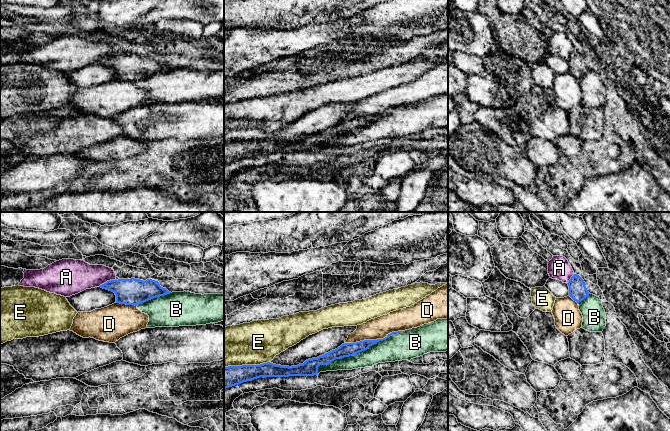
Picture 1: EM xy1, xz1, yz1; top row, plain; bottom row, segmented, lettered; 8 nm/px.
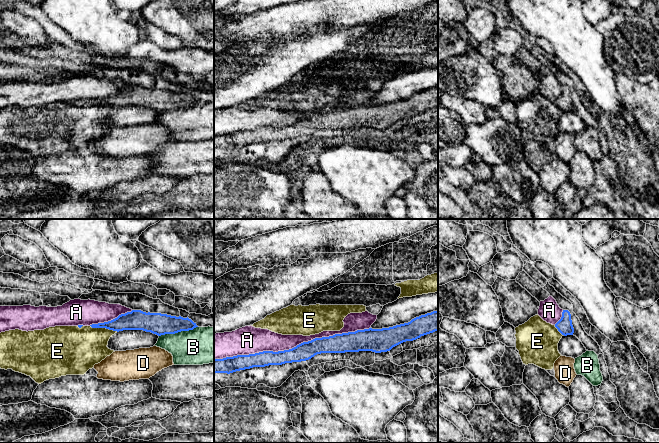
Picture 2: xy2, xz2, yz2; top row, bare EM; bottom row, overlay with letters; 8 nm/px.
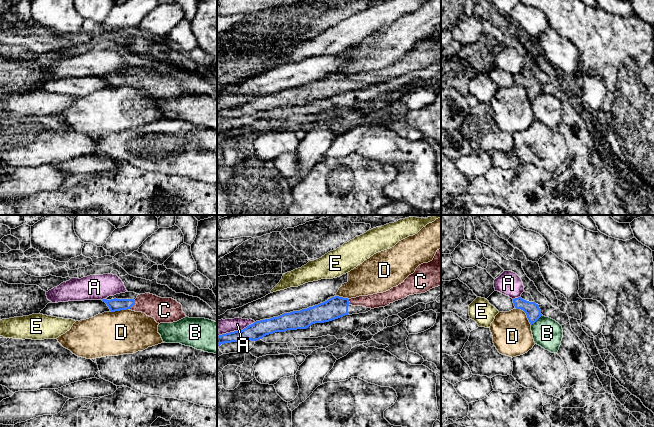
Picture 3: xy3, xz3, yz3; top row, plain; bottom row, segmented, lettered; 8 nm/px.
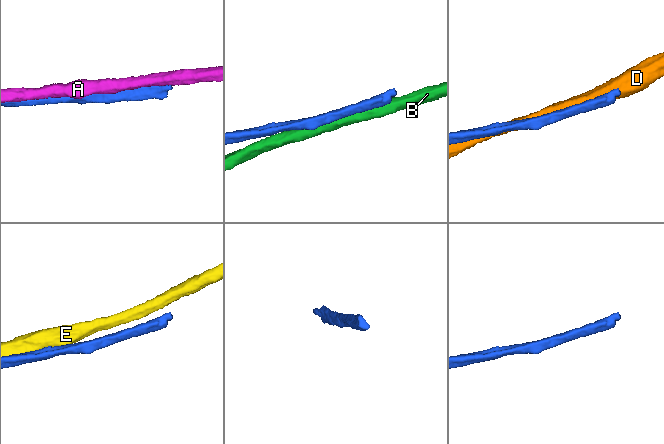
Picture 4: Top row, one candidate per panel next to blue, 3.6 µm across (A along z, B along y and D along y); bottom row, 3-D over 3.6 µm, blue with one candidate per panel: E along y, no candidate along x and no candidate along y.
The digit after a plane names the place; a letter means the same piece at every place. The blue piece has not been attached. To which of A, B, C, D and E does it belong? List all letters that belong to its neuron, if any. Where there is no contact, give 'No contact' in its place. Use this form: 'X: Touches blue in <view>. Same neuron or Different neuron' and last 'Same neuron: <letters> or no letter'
A: Touches blue in xz2. Different neuron
B: Touches blue in xz1. Different neuron
C: Touches blue in xy3. Same neuron
D: Touches blue in xz1. Different neuron
E: Touches blue in xz1. Different neuron
Same neuron: C

